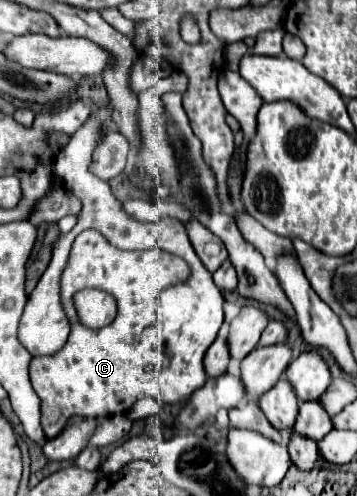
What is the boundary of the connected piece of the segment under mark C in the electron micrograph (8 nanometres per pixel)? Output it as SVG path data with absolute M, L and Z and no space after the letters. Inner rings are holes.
M92 229L77 236L67 271L63 271L61 279L61 299L67 315L71 315L71 335L55 355L33 357L29 366L31 384L41 399L41 425L49 439L53 439L73 415L103 415L89 443L99 447L111 445L131 431L133 421L123 413L127 413L139 397L161 397L157 375L163 369L165 343L153 327L155 301L165 287L185 281L187 275L187 263L163 249L115 249ZM81 289L101 289L115 297L117 317L113 323L101 329L89 329L79 321L73 297Z

